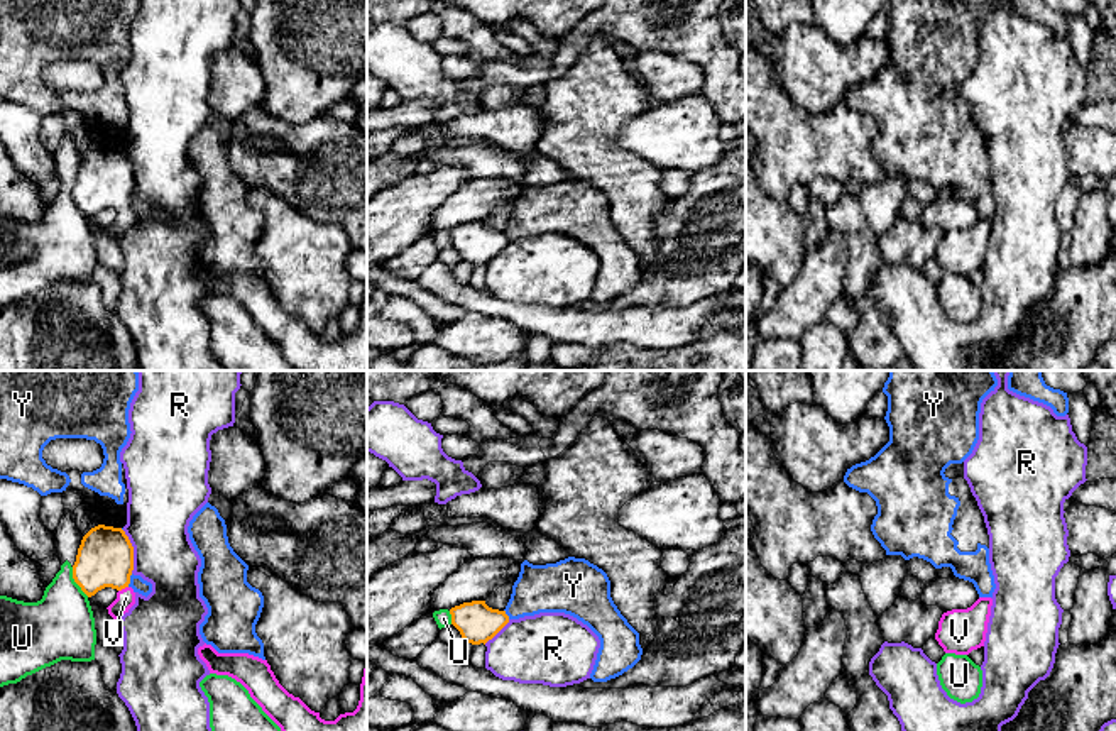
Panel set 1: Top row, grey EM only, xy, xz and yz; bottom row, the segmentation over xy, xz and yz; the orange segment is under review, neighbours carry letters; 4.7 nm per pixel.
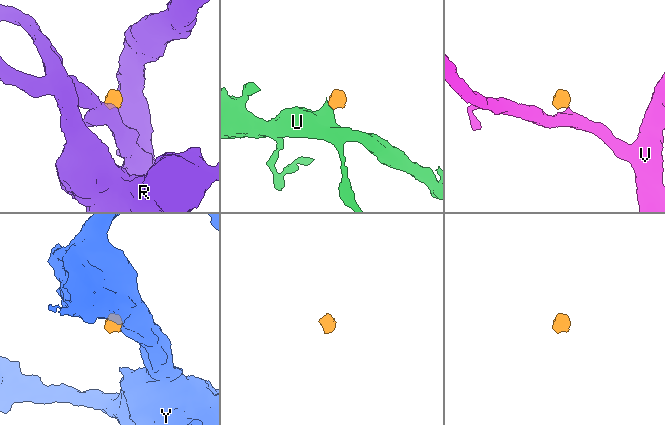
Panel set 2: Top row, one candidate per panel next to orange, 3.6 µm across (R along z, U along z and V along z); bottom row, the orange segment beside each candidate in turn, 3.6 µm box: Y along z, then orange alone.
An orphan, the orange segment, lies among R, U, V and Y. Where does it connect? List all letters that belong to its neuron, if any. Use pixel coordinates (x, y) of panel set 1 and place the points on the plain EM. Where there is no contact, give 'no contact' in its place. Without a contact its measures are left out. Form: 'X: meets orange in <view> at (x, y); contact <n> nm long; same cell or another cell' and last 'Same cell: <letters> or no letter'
R: meets orange in xy at (132, 173); contact 220 nm long; another cell
U: meets orange in xy at (75, 202); contact 170 nm long; another cell
V: meets orange in xy at (122, 208); contact 50 nm long; same cell
Y: meets orange in xy at (129, 202); contact 70 nm long; another cell
Same cell: V

